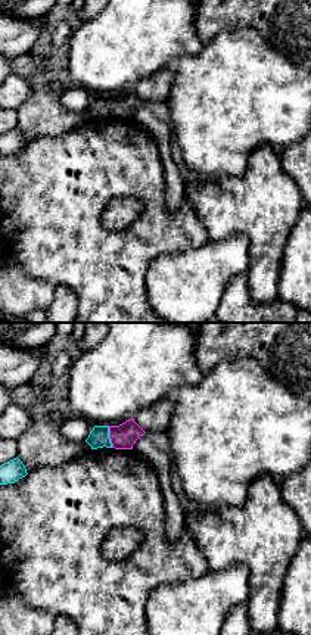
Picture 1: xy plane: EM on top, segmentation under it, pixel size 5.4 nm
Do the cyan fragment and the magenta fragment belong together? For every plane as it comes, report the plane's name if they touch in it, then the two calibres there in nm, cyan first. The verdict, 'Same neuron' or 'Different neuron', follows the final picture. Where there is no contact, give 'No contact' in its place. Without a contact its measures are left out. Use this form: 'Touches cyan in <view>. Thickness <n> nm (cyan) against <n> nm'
Touches cyan in xy. Thickness 110 nm (cyan) against 140 nm

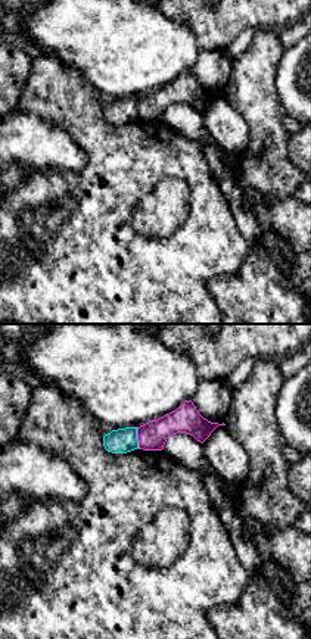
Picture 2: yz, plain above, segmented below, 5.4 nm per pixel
Touches cyan in yz. Thickness 140 nm (cyan) against 160 nm

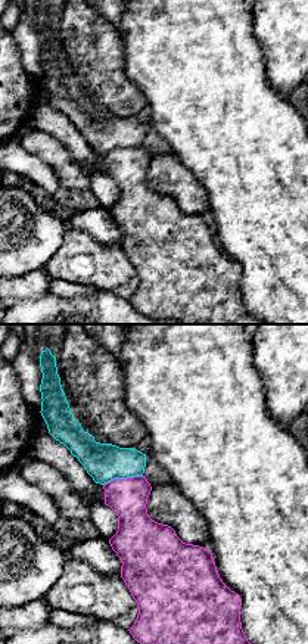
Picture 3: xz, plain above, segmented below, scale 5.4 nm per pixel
Touches cyan in xz. Thickness 200 nm (cyan) against 200 nm

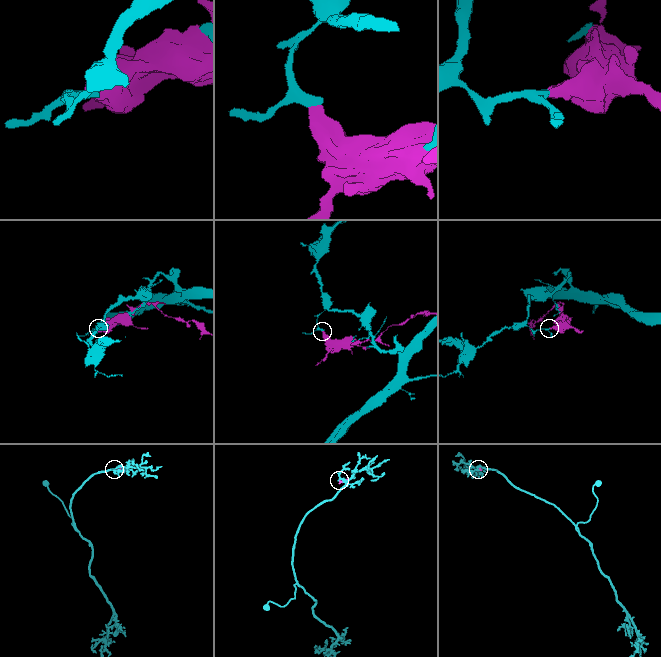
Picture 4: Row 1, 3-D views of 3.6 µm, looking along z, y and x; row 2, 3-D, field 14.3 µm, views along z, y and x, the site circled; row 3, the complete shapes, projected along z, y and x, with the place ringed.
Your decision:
Different neuron

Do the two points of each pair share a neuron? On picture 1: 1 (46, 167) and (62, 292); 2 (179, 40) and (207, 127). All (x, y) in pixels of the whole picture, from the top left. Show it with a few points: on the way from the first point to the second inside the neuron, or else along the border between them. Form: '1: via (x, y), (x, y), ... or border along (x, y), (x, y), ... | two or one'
1: border along (78, 298), (68, 286), (59, 285), (47, 307) | two
2: border along (205, 43), (198, 52), (180, 55), (170, 64) | two

